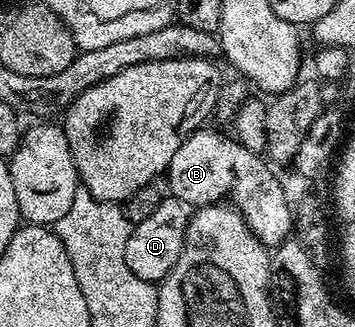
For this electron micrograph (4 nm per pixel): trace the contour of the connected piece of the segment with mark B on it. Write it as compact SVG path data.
M208 126L191 132L182 146L178 146L174 158L170 158L166 173L169 193L189 206L211 206L229 200L246 226L265 246L283 244L294 232L293 205L290 202L288 205L288 196L279 178L271 172L269 161L228 136L211 132Z

